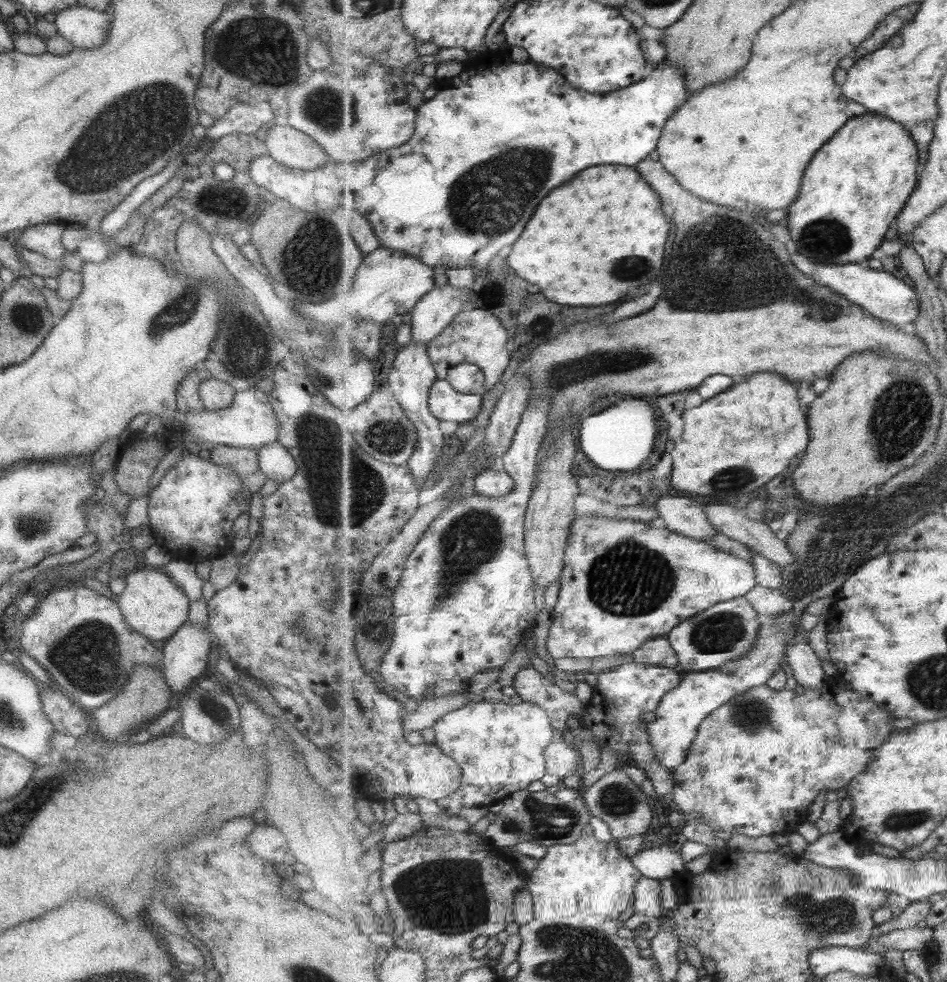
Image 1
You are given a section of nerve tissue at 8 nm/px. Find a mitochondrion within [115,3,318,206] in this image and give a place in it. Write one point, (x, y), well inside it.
(244, 48)

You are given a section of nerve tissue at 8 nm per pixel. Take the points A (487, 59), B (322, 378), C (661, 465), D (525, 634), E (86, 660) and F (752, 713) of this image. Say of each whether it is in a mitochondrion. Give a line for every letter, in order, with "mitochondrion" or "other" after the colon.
A: other
B: mitochondrion
C: other
D: other
E: mitochondrion
F: mitochondrion

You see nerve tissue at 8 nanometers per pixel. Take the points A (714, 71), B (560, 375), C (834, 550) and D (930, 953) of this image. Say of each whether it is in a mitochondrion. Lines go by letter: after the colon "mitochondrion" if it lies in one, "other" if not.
A: other
B: mitochondrion
C: mitochondrion
D: other

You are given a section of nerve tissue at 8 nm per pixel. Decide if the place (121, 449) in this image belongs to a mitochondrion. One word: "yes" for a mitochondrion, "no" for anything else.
no

